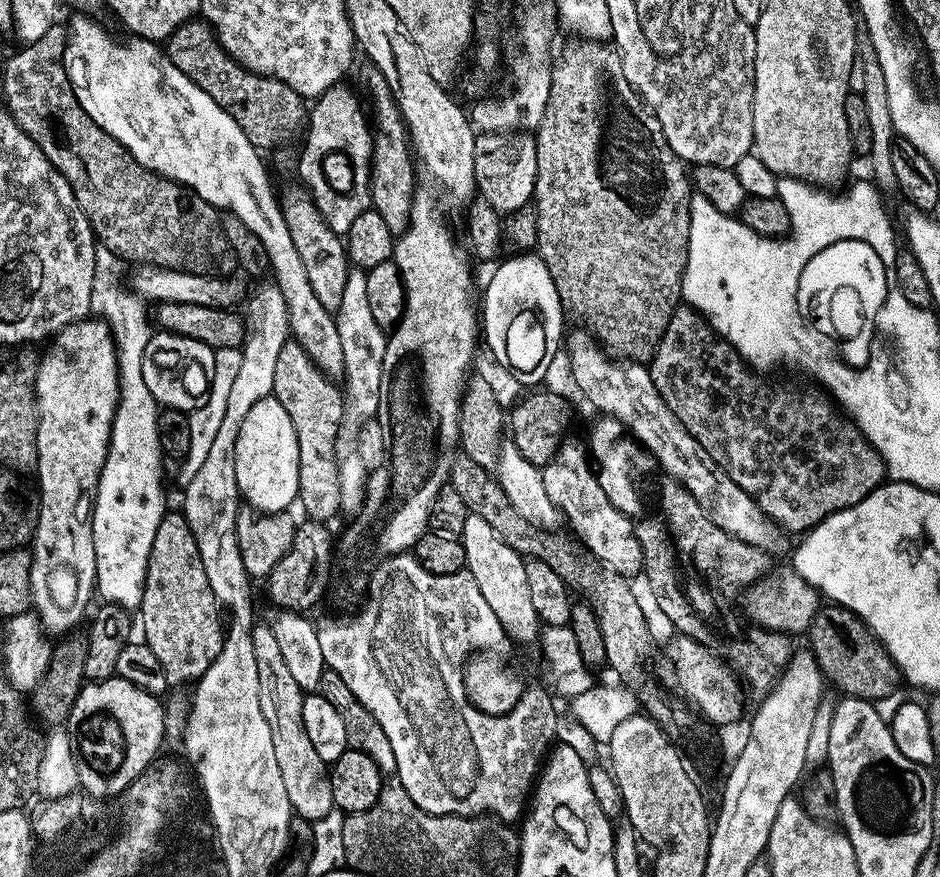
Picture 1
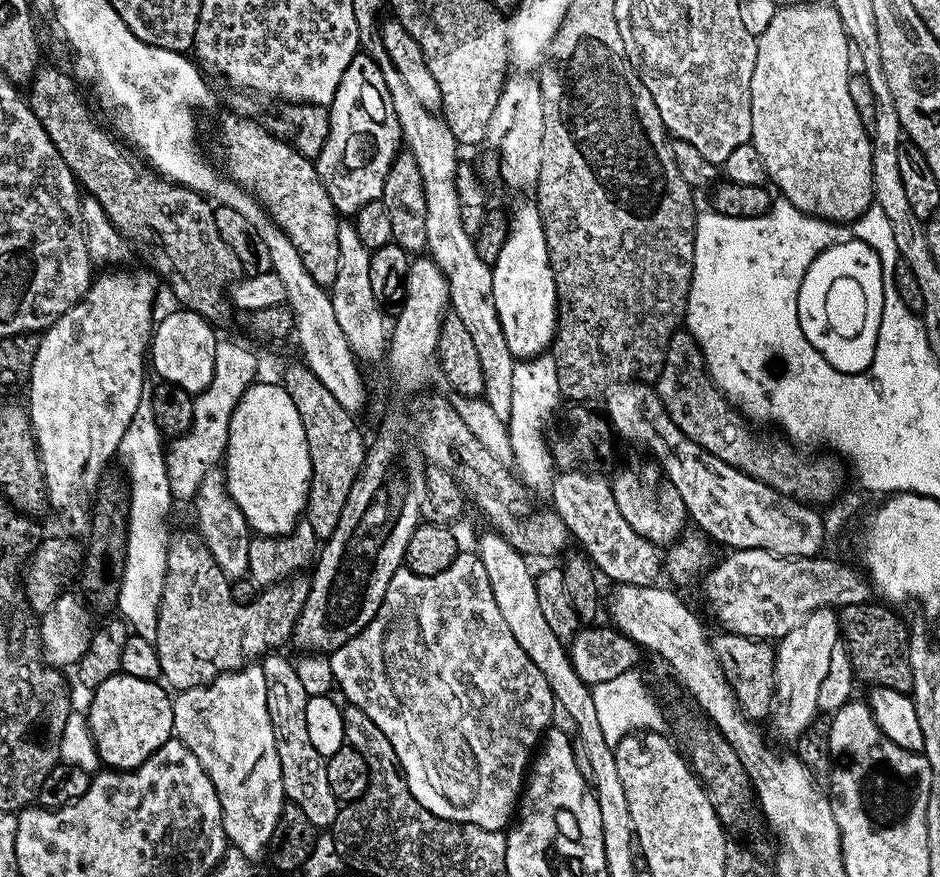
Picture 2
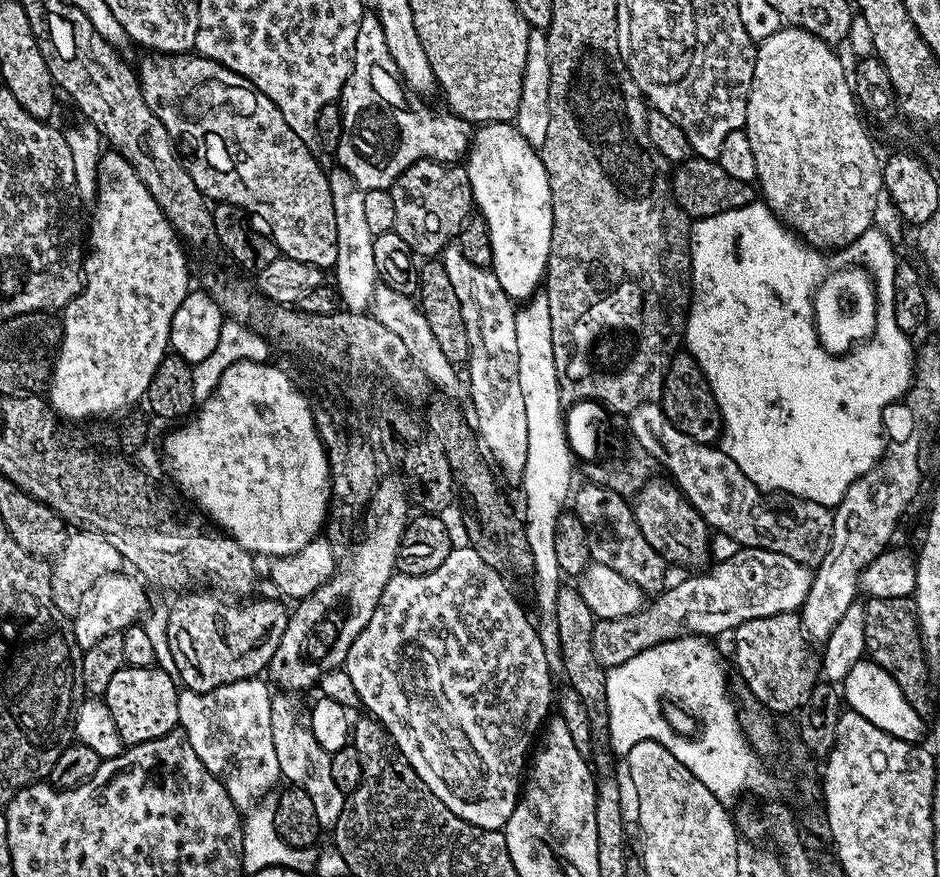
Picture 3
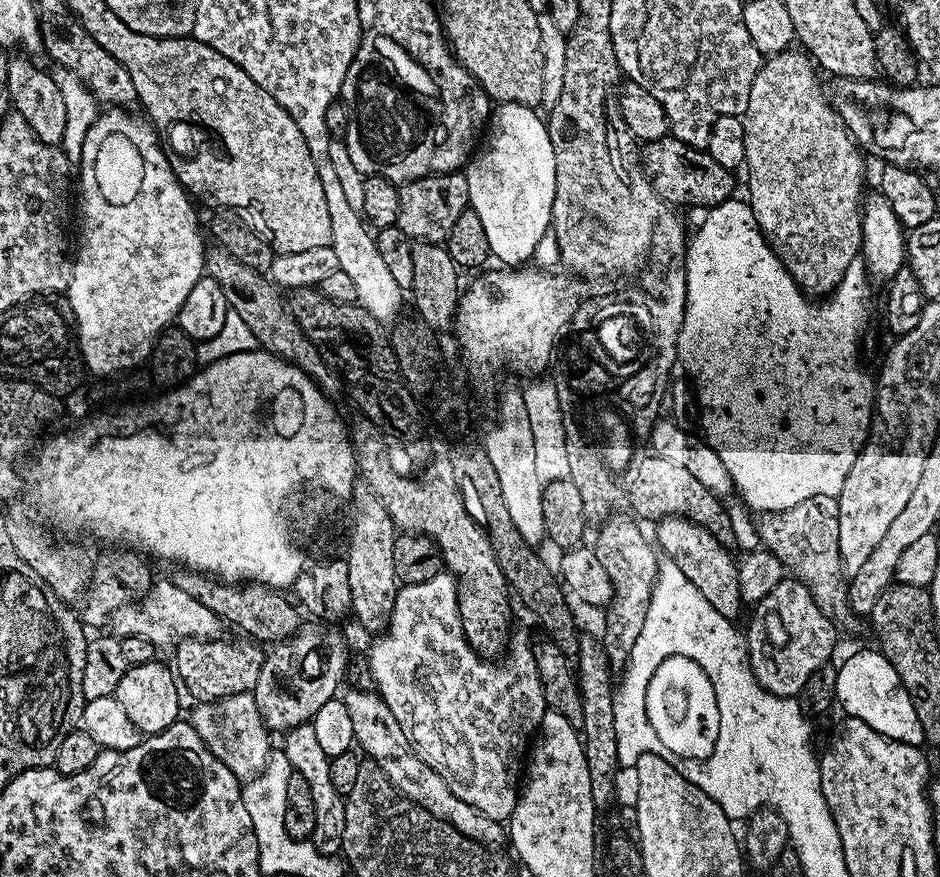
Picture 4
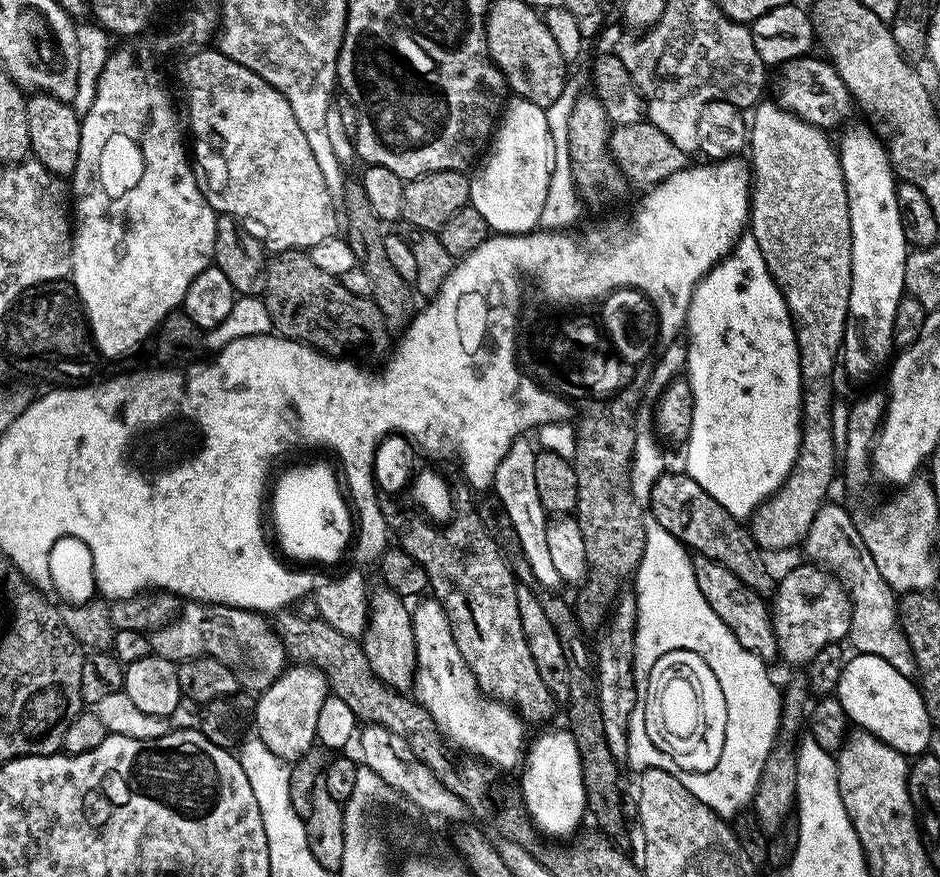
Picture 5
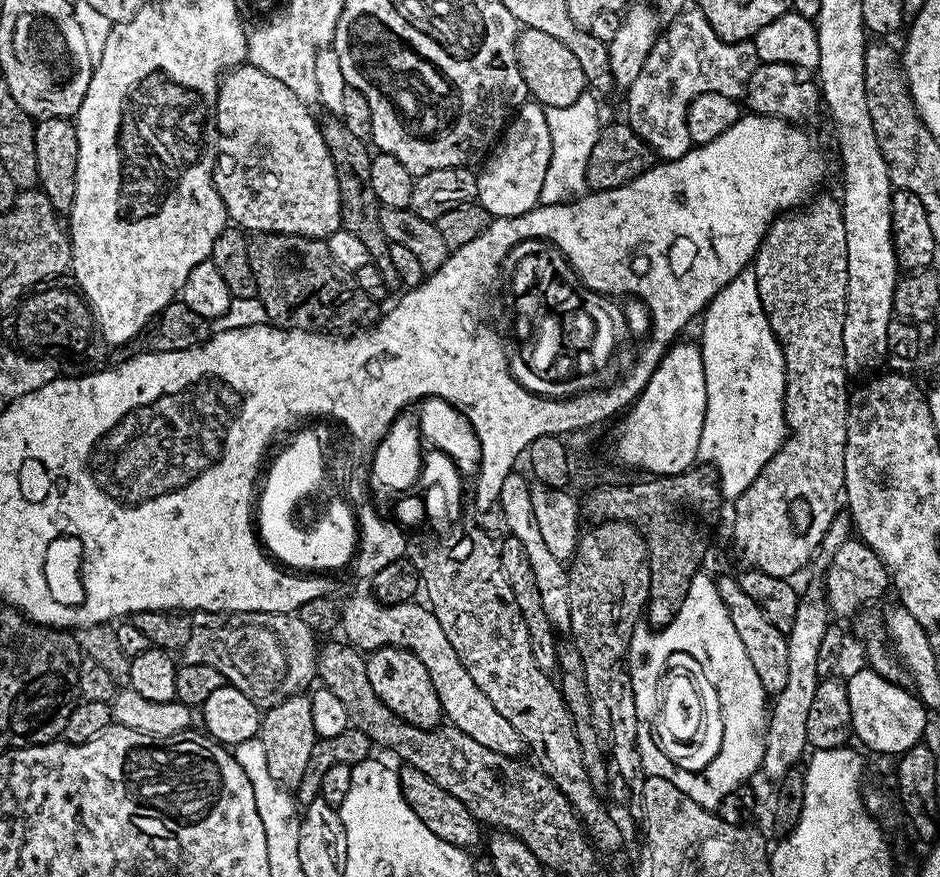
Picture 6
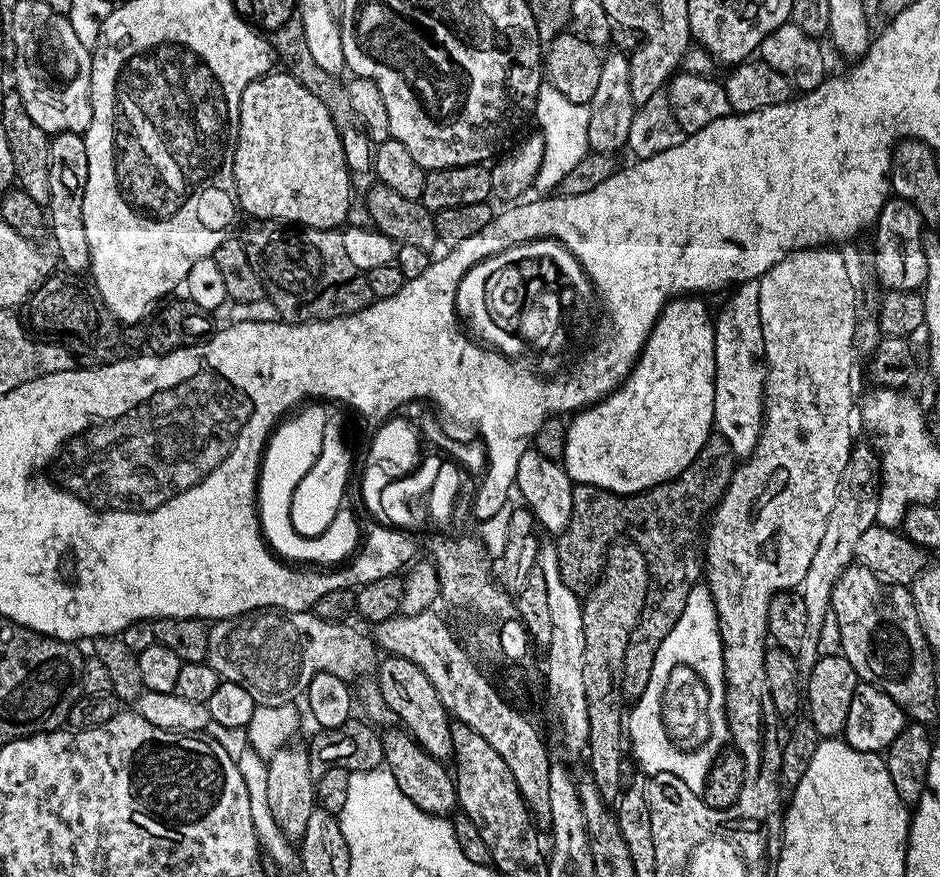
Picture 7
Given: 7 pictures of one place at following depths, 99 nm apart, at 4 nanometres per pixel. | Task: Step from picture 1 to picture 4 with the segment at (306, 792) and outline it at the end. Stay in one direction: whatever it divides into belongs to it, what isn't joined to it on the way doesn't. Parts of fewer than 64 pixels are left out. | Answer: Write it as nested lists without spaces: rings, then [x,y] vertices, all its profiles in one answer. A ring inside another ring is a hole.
[[[311,722],[287,729],[283,736],[282,751],[289,759],[293,772],[306,778],[306,786],[310,786],[310,798],[314,798],[314,830],[310,841],[322,855],[335,856],[342,849],[342,830],[346,830],[346,806],[345,797],[340,796],[338,790],[334,790],[334,782],[330,782],[330,758],[318,743],[318,734],[314,734]]]

